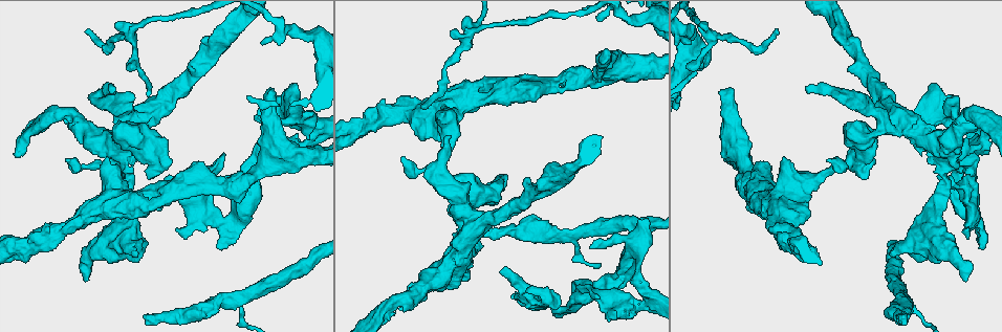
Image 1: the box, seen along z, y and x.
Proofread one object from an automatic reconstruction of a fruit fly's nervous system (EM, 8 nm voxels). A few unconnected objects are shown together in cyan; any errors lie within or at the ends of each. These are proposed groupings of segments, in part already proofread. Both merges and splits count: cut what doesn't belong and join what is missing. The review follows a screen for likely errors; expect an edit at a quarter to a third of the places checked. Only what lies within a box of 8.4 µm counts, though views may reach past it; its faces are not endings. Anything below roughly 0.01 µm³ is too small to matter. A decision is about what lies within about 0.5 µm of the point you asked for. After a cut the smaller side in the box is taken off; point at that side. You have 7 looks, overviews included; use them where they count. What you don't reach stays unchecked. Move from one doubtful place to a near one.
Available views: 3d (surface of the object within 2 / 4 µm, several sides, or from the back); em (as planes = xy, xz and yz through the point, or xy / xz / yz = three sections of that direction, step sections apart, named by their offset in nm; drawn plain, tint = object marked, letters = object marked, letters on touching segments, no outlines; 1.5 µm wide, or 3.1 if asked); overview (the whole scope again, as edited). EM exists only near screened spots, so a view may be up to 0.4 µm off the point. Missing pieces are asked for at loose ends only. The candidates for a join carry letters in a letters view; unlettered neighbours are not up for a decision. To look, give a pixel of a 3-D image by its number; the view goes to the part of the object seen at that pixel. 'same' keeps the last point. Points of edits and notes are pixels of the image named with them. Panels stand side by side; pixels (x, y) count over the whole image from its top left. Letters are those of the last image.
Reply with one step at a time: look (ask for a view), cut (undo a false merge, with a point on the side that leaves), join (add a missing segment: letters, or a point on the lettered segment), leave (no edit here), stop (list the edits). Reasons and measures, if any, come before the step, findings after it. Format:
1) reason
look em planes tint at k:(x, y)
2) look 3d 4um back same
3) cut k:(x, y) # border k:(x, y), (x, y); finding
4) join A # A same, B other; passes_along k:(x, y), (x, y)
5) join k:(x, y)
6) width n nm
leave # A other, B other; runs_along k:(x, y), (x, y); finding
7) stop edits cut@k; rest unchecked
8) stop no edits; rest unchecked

free end
look 3d 4um at 1:(962, 280)

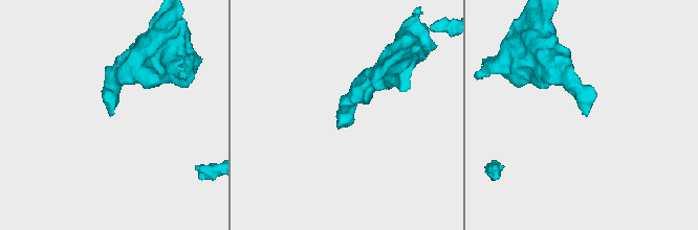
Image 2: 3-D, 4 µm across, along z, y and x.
shape alone is not enough
look em xy step 8 letters at 2:(585, 114)

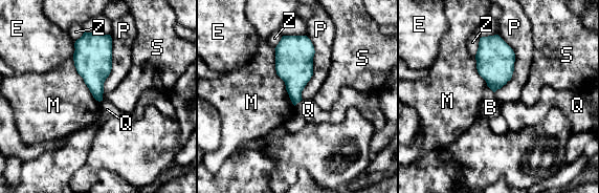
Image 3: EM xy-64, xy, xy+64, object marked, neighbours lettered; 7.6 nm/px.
leave # B other, E other, M other, P other, Q other, S other, Z other; border 3:(302, 99), (294, 106); none of them fits

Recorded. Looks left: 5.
sudden change in width
look em 3.1um xy step 8 letters at 1:(943, 173)

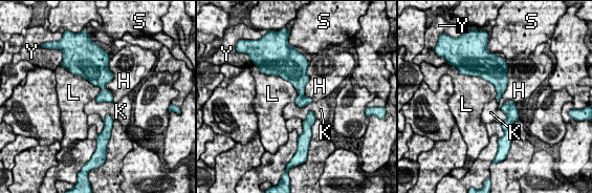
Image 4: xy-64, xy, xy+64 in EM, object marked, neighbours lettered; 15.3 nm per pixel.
longest_contact L 550 nm
leave # H other, K other, L other, S other, Y other; border 4:(308, 66), (304, 94), (313, 100); continuous, no second neuron

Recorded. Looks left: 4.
an open end
look em planes tint at 1:(589, 246)

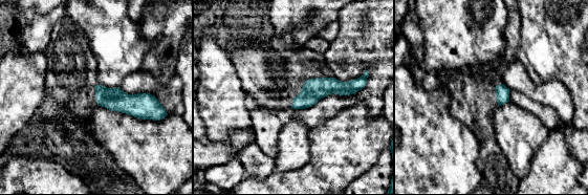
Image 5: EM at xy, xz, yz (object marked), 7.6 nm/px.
see the neighbours
look em planes letters same

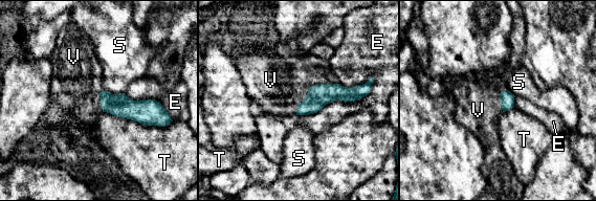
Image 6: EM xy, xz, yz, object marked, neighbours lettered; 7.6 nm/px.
join V # E other, S other, T other, V same; the neuron continues

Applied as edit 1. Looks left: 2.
stop edits join@6; rest unchecked

